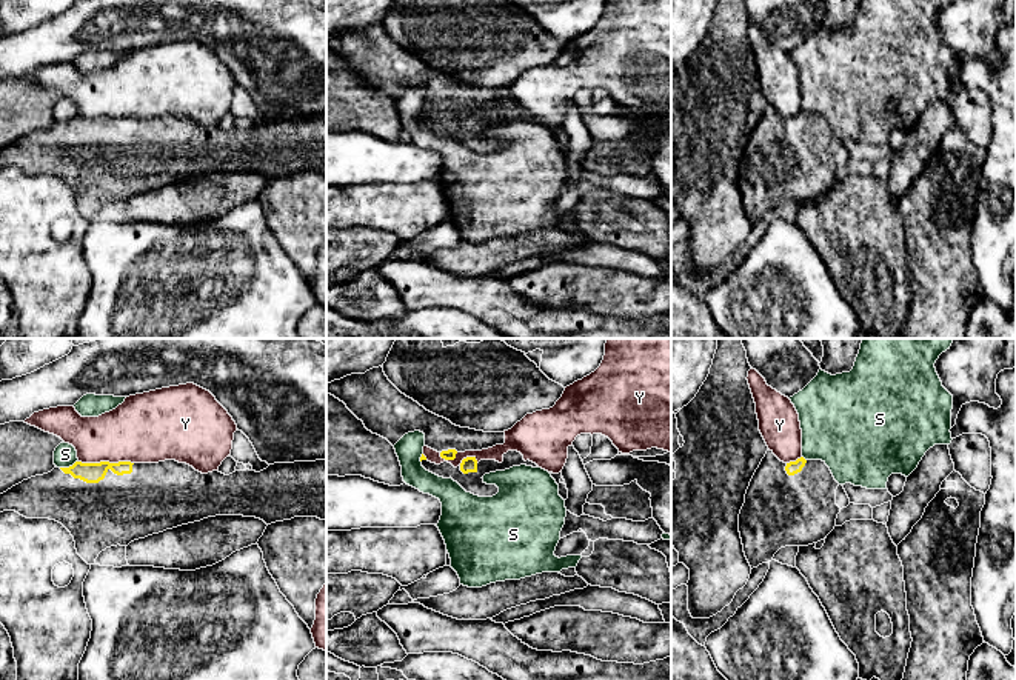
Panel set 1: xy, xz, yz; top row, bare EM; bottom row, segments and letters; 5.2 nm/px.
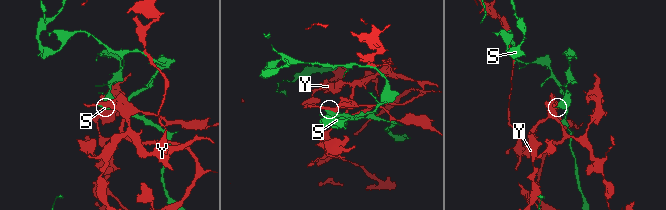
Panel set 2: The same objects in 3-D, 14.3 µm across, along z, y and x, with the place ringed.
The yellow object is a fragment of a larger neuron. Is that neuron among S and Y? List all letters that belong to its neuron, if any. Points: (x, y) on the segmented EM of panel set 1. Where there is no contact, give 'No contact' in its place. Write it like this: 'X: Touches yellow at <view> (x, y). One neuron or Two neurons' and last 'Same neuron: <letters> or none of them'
S: Touches yellow at xy (70, 466). Two neurons
Y: Touches yellow at xy (106, 462). Two neurons
Same neuron: none of them

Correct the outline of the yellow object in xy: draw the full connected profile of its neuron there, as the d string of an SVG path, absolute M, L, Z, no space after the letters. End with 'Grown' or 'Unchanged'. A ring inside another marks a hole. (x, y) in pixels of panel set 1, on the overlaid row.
M326 458L316 462L274 463L266 469L236 471L225 475L219 471L202 474L186 463L165 460L159 463L131 462L75 462L69 468L54 468L0 494L0 512L15 511L26 518L49 518L62 523L74 537L77 554L94 565L102 551L111 546L128 546L131 542L163 532L182 525L216 515L243 515L263 520L266 525L294 517L326 520Z. Grown

